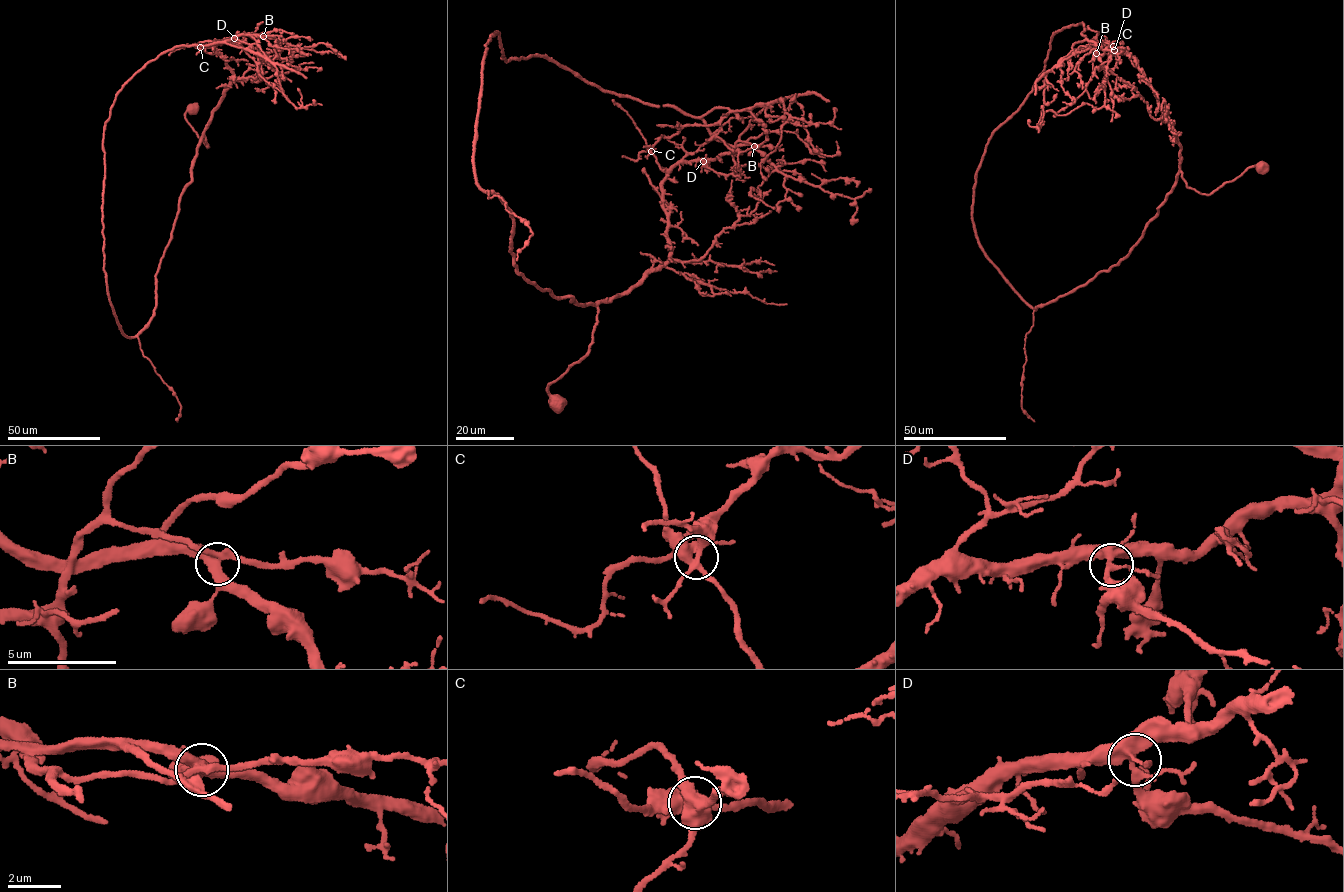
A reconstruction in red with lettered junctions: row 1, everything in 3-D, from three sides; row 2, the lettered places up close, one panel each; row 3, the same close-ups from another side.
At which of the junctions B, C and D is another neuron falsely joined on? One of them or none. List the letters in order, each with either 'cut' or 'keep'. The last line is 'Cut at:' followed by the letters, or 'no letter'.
B: keep
C: cut
D: keep
Cut at: C

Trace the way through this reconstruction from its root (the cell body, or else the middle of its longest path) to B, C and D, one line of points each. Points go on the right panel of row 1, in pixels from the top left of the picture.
B: (1261, 167), (1249, 167), (1210, 194), (1187, 186), (1180, 170), (1180, 143), (1137, 64), (1116, 48), (1096, 53)
C: (1261, 167), (1249, 167), (1210, 194), (1187, 186), (1180, 170), (1181, 145), (1155, 91), (1134, 59), (1113, 46)
D: (1261, 167), (1249, 167), (1210, 194), (1187, 186), (1180, 170), (1181, 145), (1155, 91), (1132, 57), (1114, 50)

